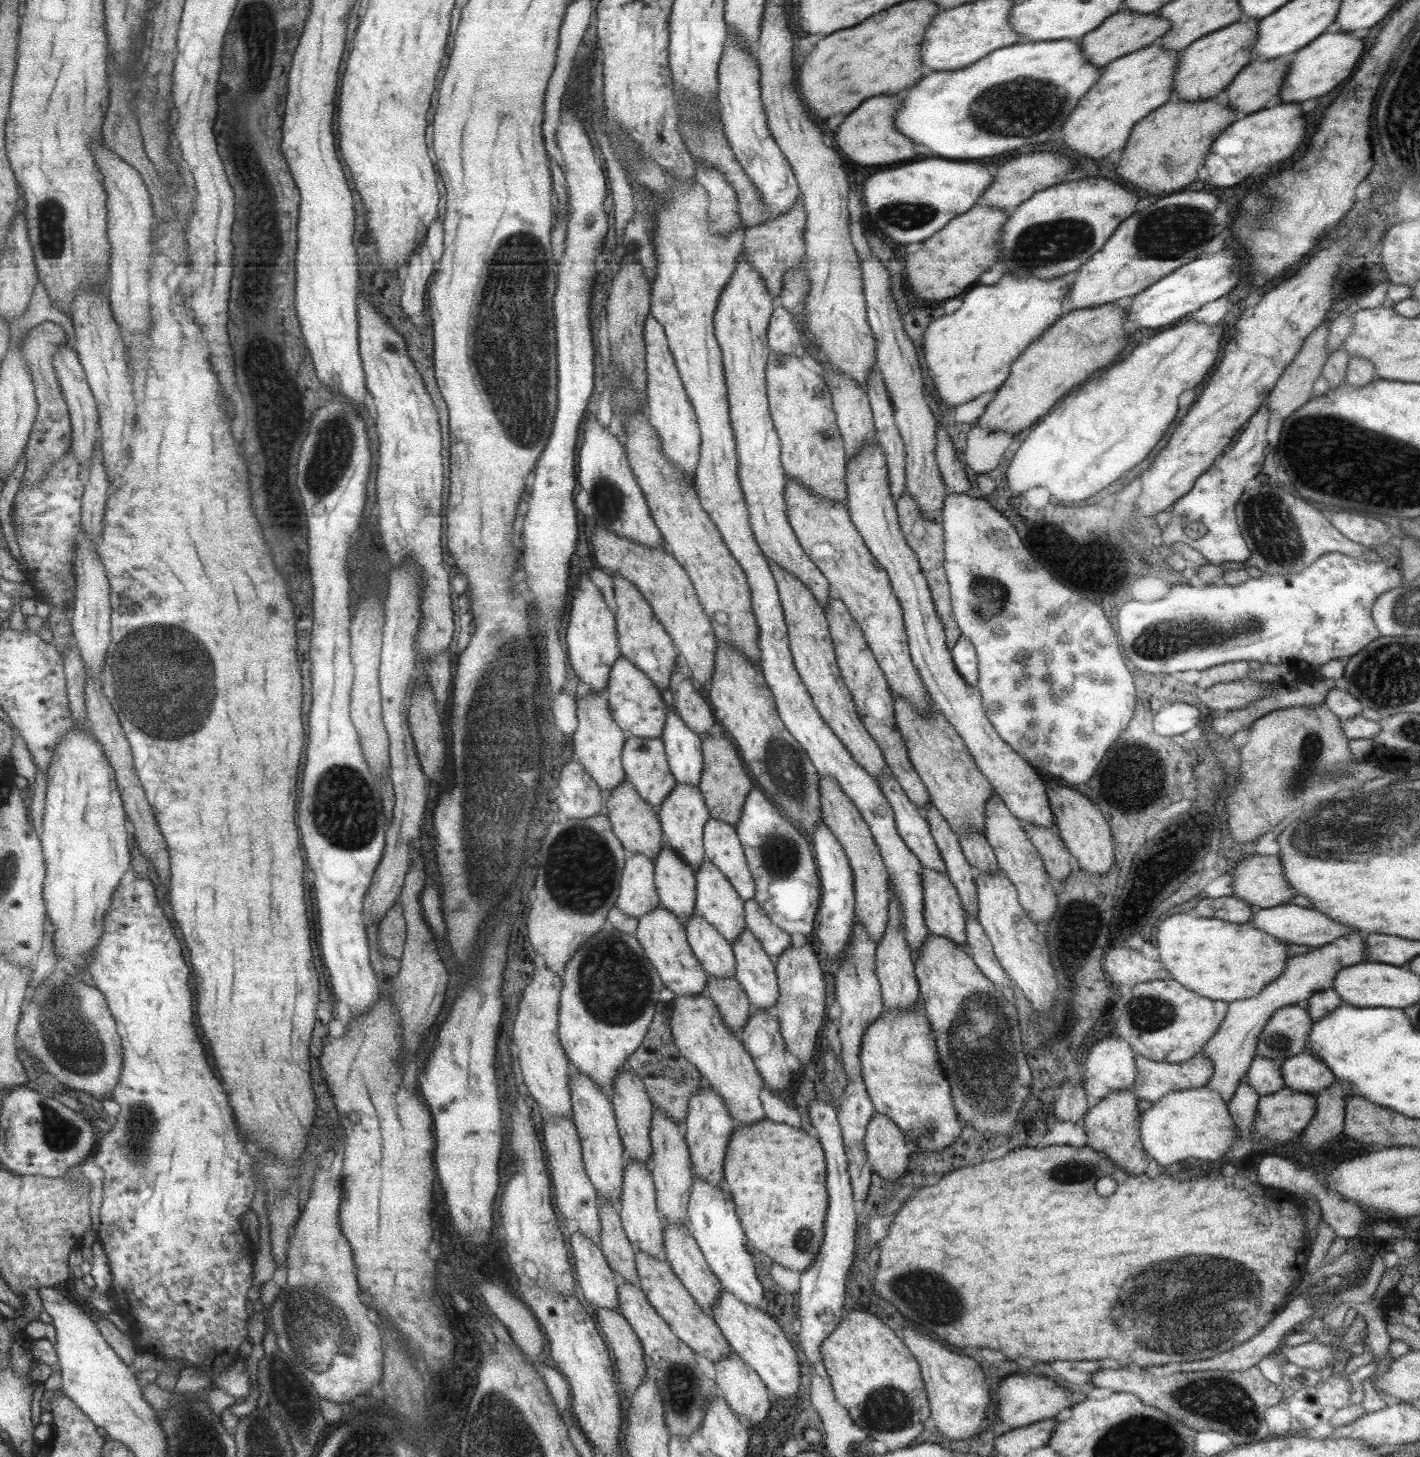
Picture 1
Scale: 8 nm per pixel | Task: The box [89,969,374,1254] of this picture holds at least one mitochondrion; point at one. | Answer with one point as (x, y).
(139, 1124)

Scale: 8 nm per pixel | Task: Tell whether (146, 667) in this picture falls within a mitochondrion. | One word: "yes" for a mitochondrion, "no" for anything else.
yes

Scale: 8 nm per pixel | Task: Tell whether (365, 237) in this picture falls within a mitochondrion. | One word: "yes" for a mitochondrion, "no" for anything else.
no

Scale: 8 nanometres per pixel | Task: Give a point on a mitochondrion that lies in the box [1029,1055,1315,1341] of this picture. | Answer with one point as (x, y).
(1072, 1172)

